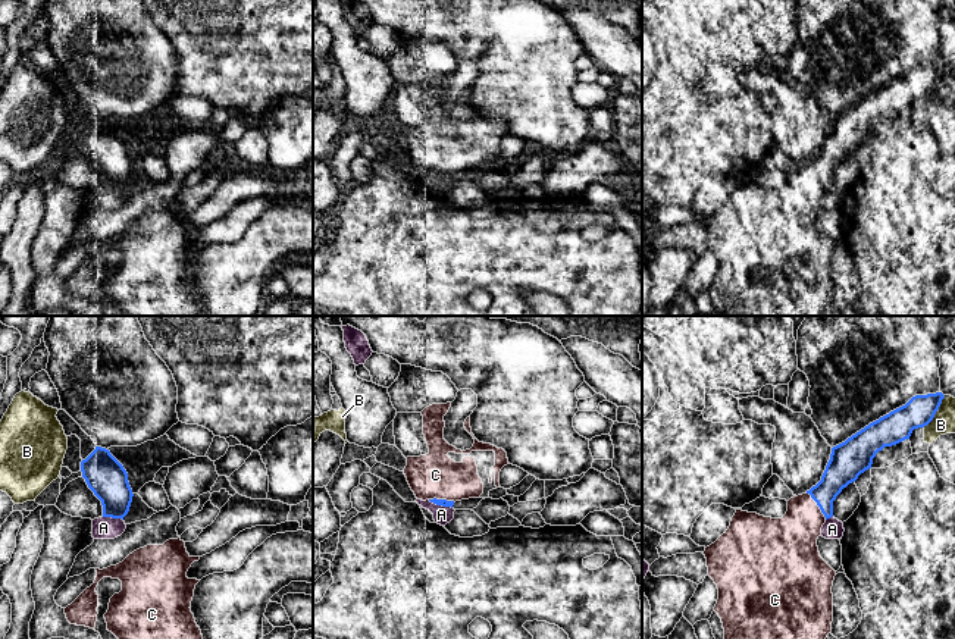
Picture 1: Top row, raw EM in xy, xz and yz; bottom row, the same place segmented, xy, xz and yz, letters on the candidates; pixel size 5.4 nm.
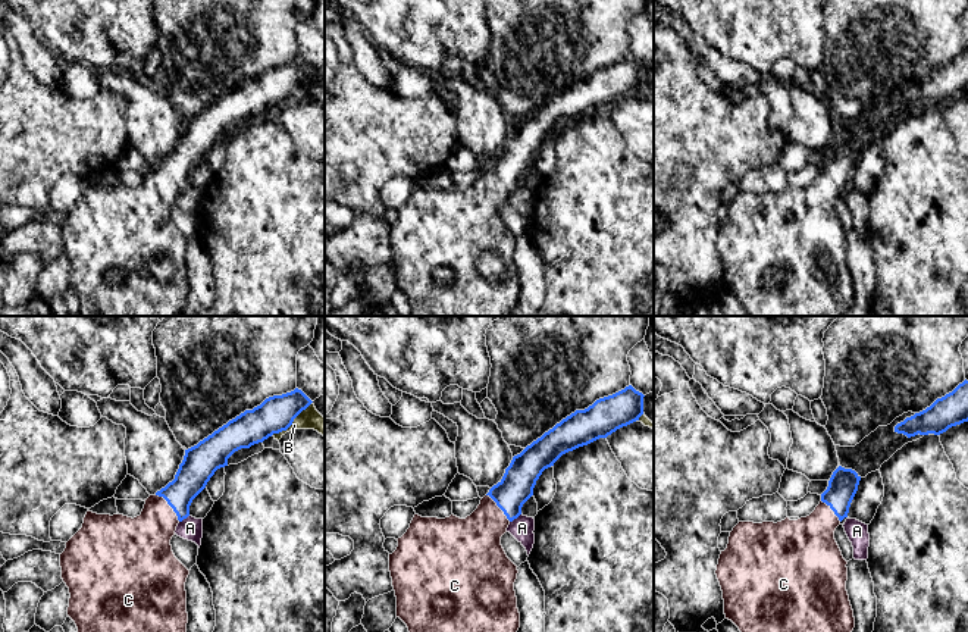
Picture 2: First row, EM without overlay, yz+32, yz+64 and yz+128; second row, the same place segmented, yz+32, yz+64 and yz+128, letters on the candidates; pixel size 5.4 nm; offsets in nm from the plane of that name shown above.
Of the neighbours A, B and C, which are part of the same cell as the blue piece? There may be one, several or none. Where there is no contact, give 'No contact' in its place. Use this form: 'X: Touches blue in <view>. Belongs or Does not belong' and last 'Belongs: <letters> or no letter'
A: Touches blue in xz. Does not belong
B: Touches blue in yz. Does not belong
C: Touches blue in yz. Belongs
Belongs: C

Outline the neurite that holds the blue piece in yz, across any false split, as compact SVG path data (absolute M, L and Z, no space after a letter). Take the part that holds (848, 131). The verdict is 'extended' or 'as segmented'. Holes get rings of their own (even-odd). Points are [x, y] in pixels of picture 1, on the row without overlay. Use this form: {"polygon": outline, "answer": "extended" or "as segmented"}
{"polygon": "M942 63L915 66L833 118L821 151L790 169L782 189L736 181L729 200L702 223L708 247L718 260L714 282L723 294L723 316L821 316L826 311L832 304L836 242L820 228L817 210L826 191L833 188L833 172L871 140L879 122L909 110L914 100L927 97L943 69Z", "answer": "extended"}

